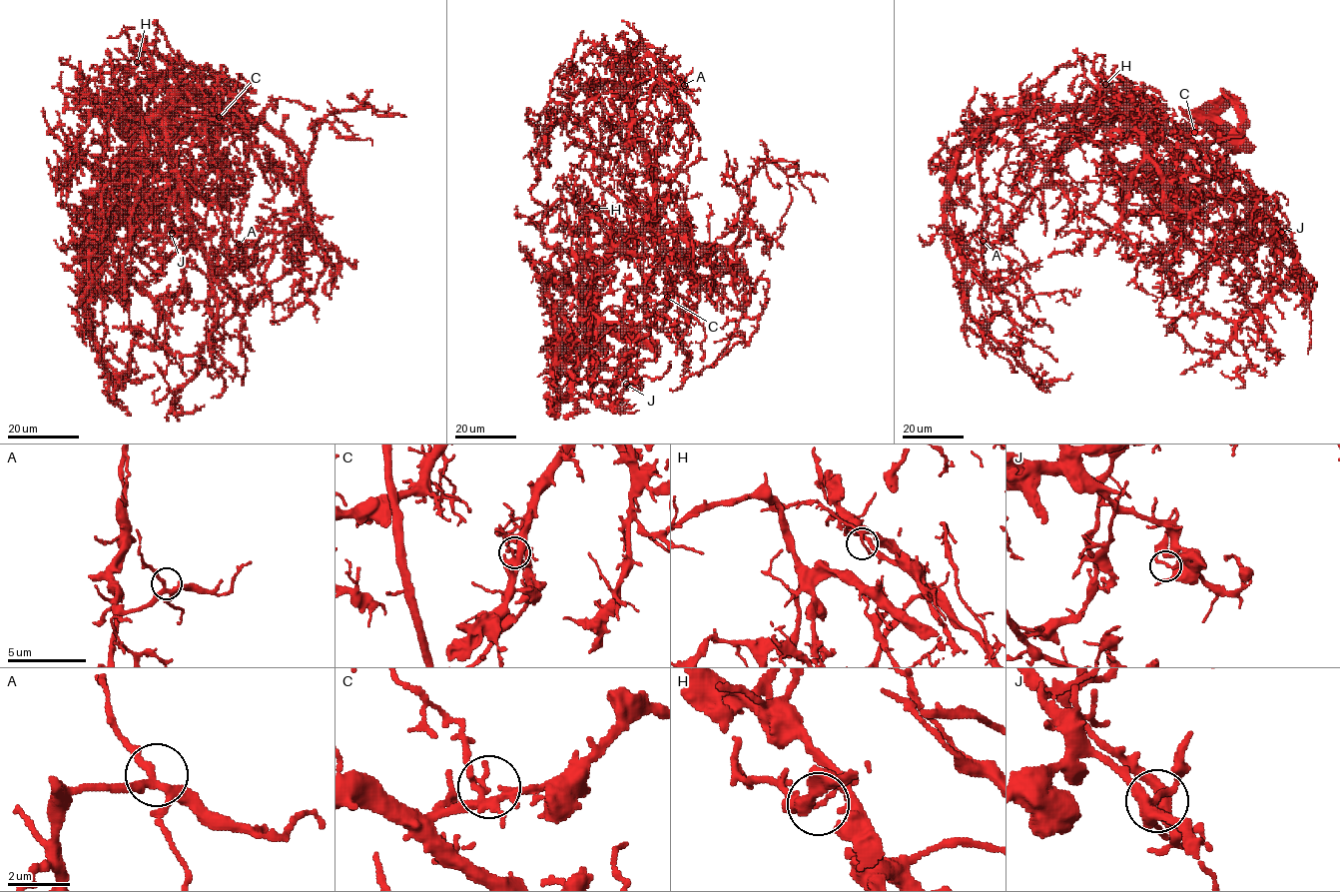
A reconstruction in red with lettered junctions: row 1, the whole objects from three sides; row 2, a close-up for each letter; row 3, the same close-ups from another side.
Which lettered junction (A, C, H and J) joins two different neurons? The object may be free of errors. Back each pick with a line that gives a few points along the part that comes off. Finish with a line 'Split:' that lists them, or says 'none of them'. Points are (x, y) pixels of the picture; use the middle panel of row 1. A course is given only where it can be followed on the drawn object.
H: course (597, 208), (600, 206), (609, 214), (597, 233), (587, 235), (578, 226), (567, 236)
Split: H

